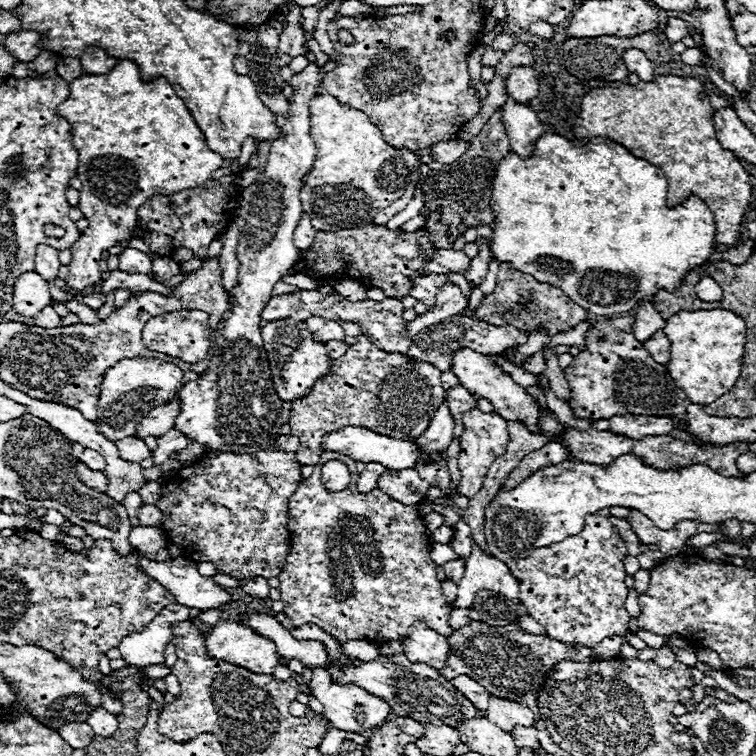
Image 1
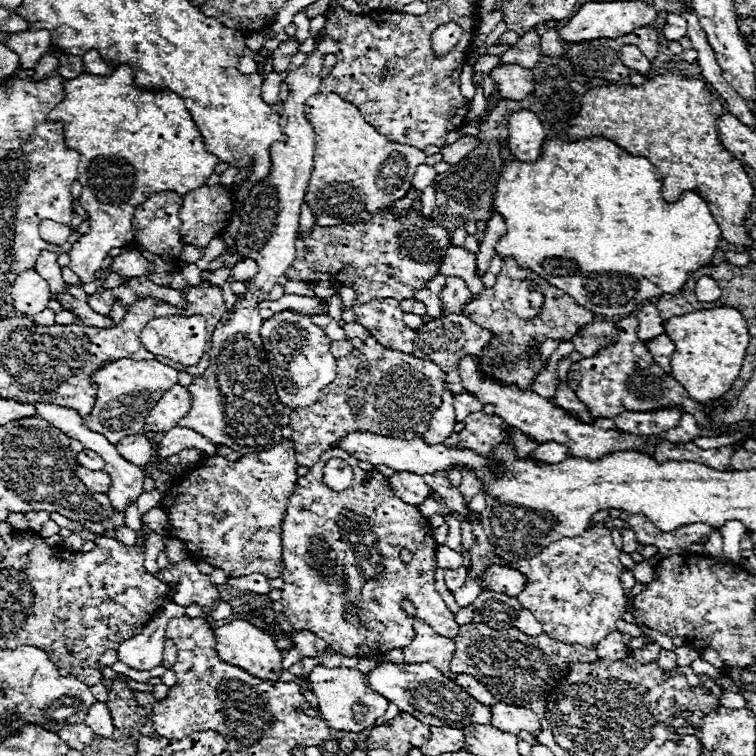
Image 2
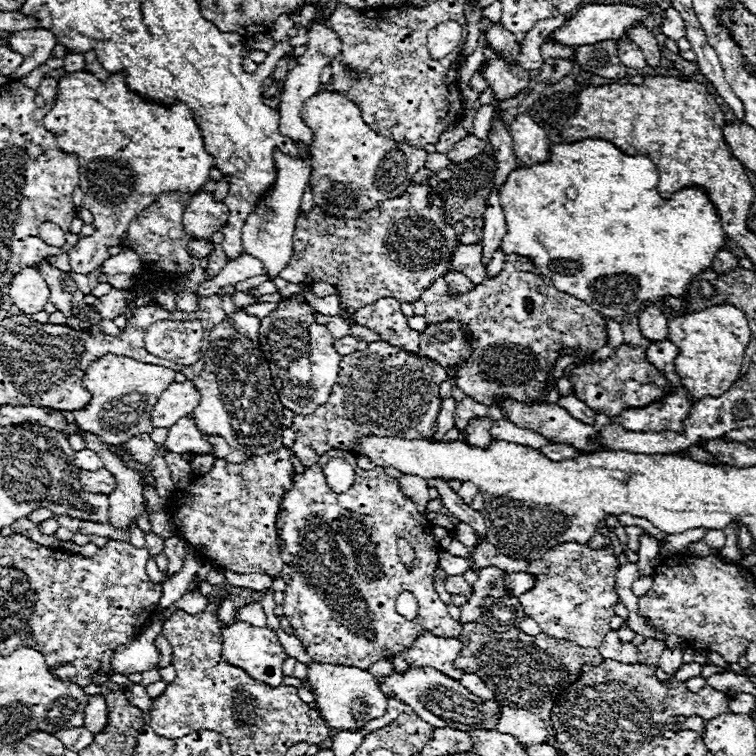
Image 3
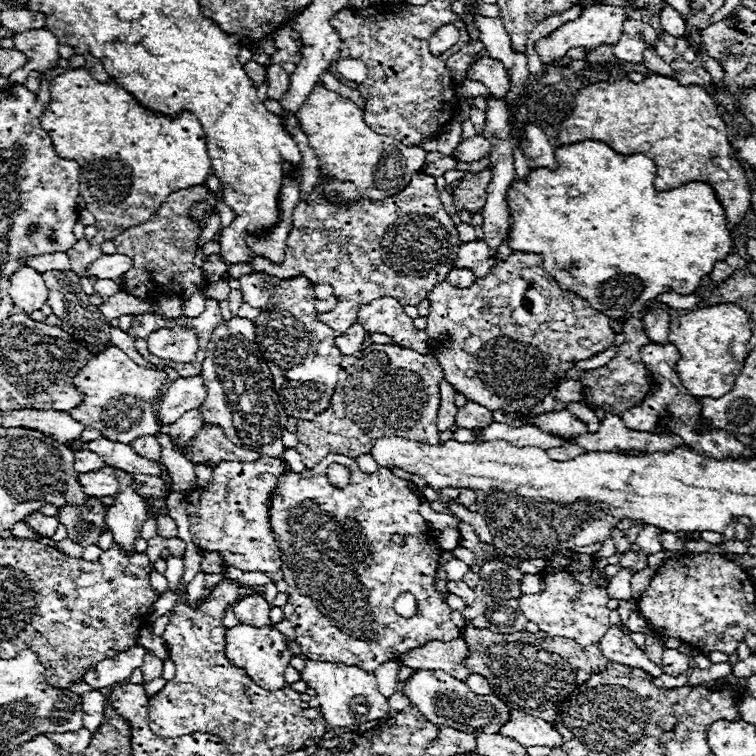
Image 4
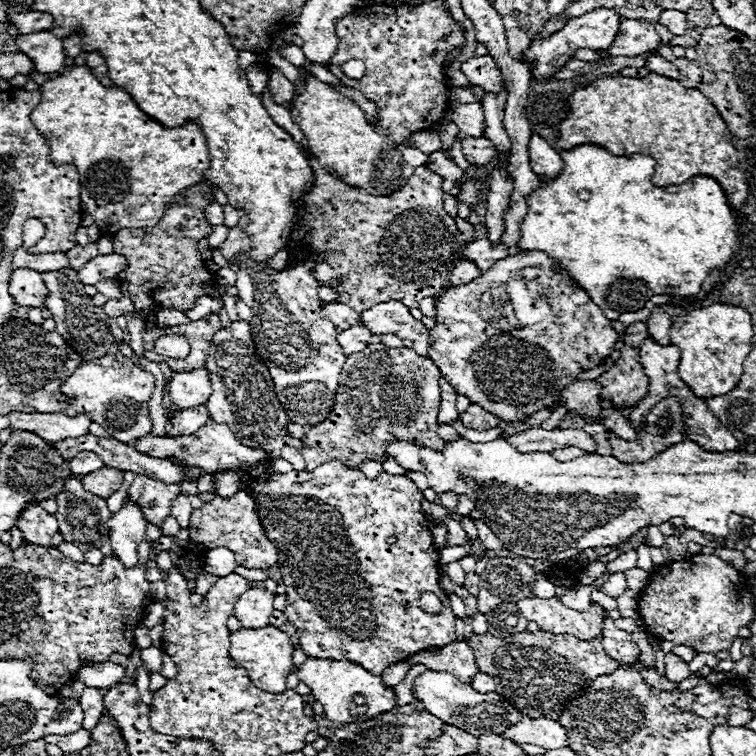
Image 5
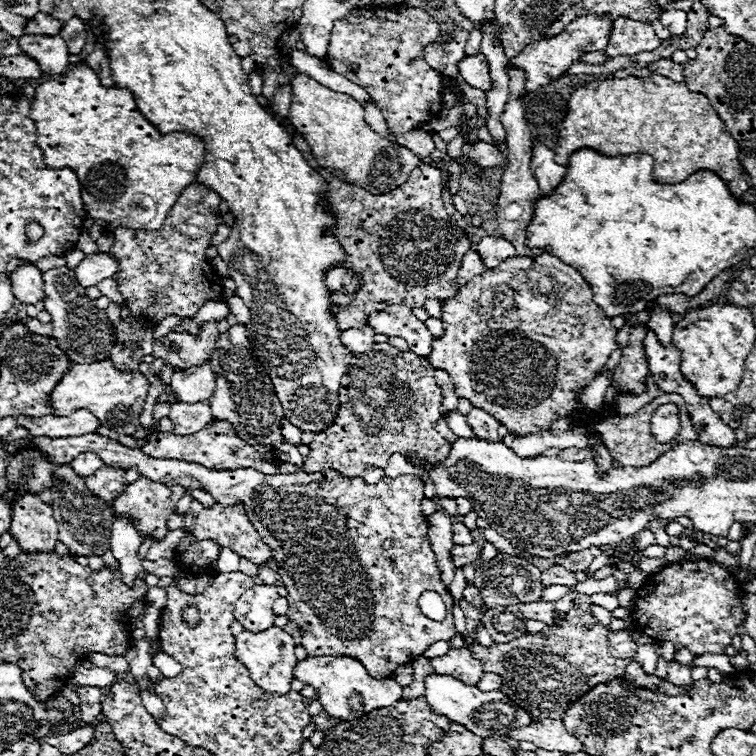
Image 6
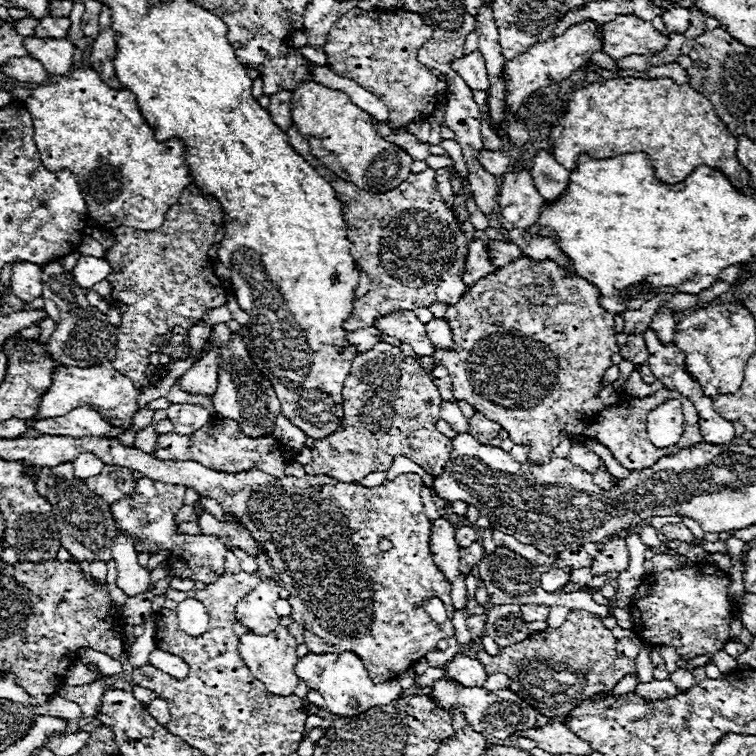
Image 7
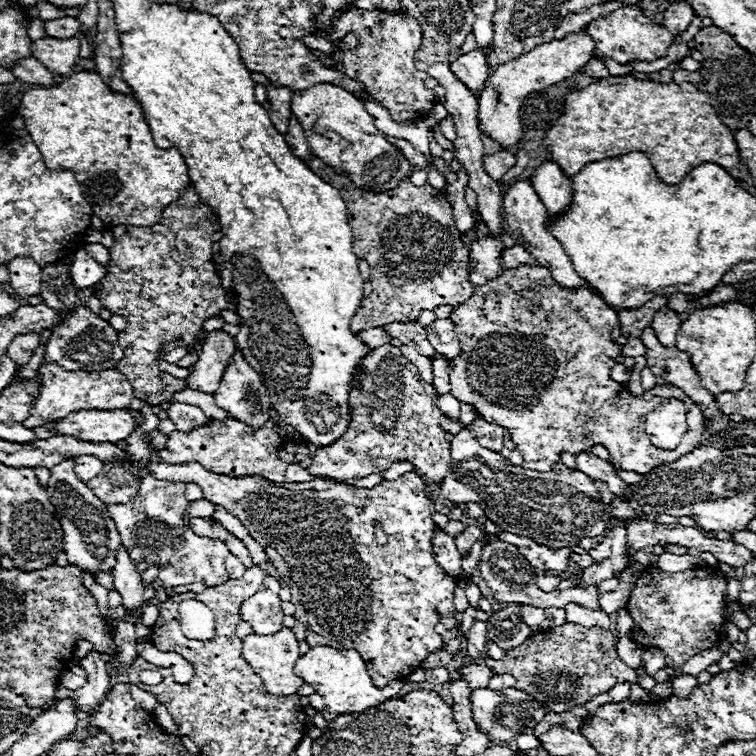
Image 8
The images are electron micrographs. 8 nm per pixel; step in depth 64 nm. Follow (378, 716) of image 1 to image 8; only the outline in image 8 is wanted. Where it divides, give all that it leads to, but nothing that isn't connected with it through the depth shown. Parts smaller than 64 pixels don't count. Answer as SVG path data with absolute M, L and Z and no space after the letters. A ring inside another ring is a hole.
M328 646L310 648L304 656L300 656L296 662L296 674L324 698L326 710L336 712L336 714L352 714L352 712L362 712L372 706L380 706L386 700L396 698L402 688L400 680L394 680L384 688L376 688L368 676L364 660L360 658L356 650L334 650Z

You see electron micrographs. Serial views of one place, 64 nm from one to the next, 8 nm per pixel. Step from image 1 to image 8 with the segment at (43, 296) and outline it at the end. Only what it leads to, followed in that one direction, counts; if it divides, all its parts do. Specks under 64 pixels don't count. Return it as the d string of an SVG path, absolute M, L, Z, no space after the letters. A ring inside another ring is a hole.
M14 258L6 264L10 272L10 286L20 298L30 298L40 292L42 268L30 258Z

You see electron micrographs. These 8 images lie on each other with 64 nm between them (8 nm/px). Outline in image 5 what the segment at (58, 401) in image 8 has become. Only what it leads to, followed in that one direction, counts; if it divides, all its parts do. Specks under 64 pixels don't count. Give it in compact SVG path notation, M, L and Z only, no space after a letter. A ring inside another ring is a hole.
M110 346L106 356L82 362L82 366L78 366L78 370L74 370L74 374L64 382L62 392L74 396L74 402L70 404L66 414L86 414L92 422L100 424L106 432L110 432L110 438L128 444L134 438L142 438L142 434L152 432L148 400L154 392L154 386L156 378L150 372L138 368L118 350L118 346Z

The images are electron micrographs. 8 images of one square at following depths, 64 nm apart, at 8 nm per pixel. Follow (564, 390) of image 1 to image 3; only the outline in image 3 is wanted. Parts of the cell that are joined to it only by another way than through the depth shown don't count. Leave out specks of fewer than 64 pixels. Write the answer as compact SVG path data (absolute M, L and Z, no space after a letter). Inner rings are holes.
M574 394L560 396L560 400L556 404L562 406L564 410L568 410L576 420L580 420L584 424L594 424L594 412L582 400L578 400Z

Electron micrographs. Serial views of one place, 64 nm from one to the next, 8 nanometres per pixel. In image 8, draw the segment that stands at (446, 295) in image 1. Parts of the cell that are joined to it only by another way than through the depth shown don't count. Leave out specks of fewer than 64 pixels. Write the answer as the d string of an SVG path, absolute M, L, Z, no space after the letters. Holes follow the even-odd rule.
M486 236L486 238L472 242L472 246L470 246L470 282L474 286L502 274L504 268L500 266L500 252L502 252L502 244L496 238Z

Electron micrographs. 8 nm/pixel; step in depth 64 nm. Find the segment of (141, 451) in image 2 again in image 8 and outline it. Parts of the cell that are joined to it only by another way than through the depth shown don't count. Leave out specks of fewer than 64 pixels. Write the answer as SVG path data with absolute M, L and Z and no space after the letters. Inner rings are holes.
M208 420L208 424L200 426L192 432L170 432L166 440L166 448L158 452L160 460L166 462L198 462L206 466L206 470L214 470L216 474L226 476L246 476L246 474L262 474L274 482L284 482L284 472L288 464L298 464L306 454L308 446L304 442L286 442L282 436L274 432L274 422L268 420L266 428L252 432L238 420Z

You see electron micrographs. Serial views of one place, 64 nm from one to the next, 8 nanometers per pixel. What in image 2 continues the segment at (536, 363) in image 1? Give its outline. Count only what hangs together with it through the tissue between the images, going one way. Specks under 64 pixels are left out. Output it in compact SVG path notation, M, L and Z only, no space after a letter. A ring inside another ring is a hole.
M595 321L582 326L580 332L570 340L581 357L587 358L598 352L598 348L611 346L616 342L616 330L611 321ZM546 340L540 348L538 348L538 352L540 352L540 360L544 367L548 364L548 358L550 358L550 354L558 348L558 344L562 344L564 340Z

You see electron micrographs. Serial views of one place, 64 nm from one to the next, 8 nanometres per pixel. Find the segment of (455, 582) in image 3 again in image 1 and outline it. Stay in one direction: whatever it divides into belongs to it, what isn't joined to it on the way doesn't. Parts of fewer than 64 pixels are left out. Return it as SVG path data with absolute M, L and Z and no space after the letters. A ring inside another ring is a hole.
M450 560L444 564L444 570L446 570L446 578L452 578L454 582L458 582L464 574L464 560Z

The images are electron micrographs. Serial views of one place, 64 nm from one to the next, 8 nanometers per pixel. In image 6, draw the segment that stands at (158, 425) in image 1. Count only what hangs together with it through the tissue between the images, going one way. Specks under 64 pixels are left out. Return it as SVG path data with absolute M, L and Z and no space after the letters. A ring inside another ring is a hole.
M204 364L204 366L194 366L190 370L174 372L170 386L178 402L194 404L194 402L206 402L214 392L216 382L210 364Z

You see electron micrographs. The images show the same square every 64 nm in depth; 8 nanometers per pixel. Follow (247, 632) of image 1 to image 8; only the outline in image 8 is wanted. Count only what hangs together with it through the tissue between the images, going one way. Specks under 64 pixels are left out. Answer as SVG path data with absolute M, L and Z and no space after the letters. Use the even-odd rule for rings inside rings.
M282 628L270 636L250 634L250 636L242 638L242 656L246 658L250 668L262 678L262 682L270 694L290 696L290 694L296 694L296 690L304 684L302 678L298 678L294 672L294 664L300 654L298 654L298 640L290 628Z

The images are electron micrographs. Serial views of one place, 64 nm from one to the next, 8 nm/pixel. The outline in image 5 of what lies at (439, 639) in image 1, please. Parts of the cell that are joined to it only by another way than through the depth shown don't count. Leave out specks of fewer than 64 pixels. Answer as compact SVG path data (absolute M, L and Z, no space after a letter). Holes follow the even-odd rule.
M466 640L440 646L438 652L420 650L416 654L410 654L410 658L406 658L406 662L410 666L424 664L428 670L446 670L448 674L462 678L462 682L470 682L470 678L474 678L474 674L478 672L474 654L472 654L470 646L466 644Z

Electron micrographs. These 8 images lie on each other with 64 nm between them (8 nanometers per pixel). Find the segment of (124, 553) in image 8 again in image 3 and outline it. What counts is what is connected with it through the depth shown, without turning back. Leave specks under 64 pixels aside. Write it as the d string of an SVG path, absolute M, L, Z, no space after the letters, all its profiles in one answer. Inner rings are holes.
M64 410L62 414L64 414L66 422L76 428L76 434L84 438L86 446L90 446L90 450L94 450L104 460L104 468L110 470L110 474L114 474L116 488L114 488L114 494L108 494L108 498L110 498L110 518L112 518L112 524L116 528L130 528L130 520L138 520L140 510L142 510L144 496L142 496L140 476L144 476L144 474L134 470L134 468L128 468L122 462L122 458L116 452L112 452L110 446L104 440L100 440L96 434L84 432L76 424L72 412Z

